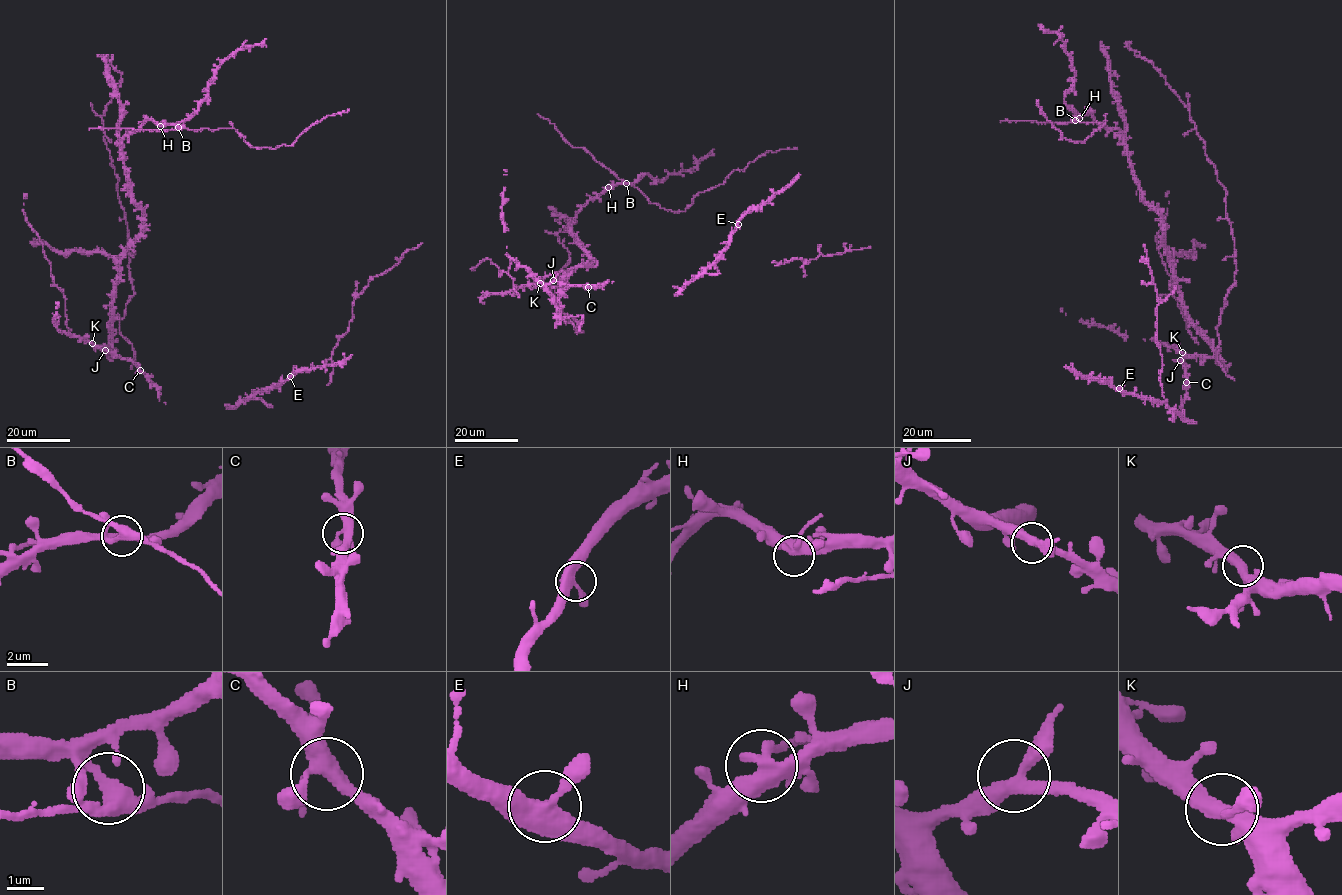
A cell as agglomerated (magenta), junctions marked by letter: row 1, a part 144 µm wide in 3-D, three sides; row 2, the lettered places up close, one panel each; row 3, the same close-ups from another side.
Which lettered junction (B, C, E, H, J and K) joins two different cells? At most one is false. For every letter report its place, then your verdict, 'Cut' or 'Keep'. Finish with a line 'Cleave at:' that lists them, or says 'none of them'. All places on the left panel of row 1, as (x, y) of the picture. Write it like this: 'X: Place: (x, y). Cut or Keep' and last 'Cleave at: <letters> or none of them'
B: Place: (178, 127). Cut
C: Place: (140, 370). Keep
E: Place: (290, 376). Keep
H: Place: (160, 126). Keep
J: Place: (105, 350). Keep
K: Place: (92, 343). Keep
Cleave at: B

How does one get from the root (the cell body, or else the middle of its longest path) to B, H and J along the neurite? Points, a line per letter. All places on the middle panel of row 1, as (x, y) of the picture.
B: (558, 299), (558, 287), (565, 275), (590, 262), (569, 231), (575, 215), (589, 200), (626, 184)
H: (558, 299), (558, 287), (565, 275), (590, 262), (569, 227), (575, 215), (608, 187)
J: (558, 299), (558, 312), (546, 287), (553, 280)

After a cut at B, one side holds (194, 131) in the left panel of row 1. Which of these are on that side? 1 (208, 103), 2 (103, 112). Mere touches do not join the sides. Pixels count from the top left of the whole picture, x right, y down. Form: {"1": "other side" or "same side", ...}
{"1": "other side", "2": "other side"}

